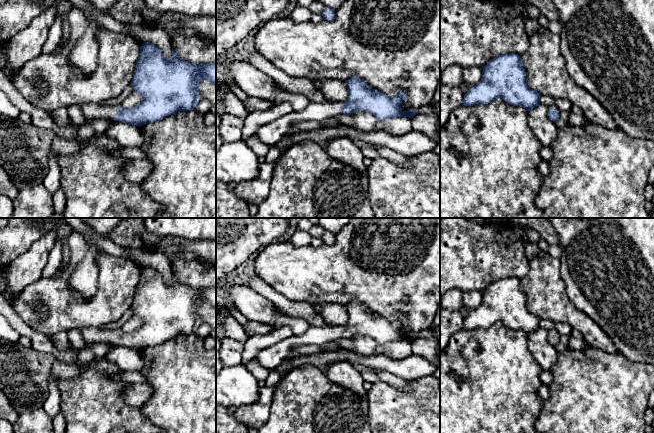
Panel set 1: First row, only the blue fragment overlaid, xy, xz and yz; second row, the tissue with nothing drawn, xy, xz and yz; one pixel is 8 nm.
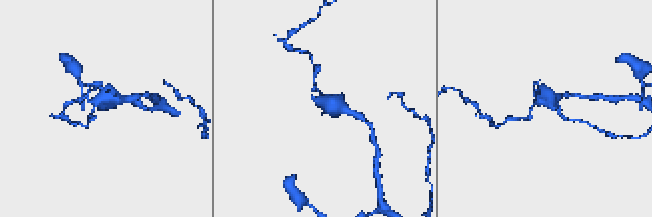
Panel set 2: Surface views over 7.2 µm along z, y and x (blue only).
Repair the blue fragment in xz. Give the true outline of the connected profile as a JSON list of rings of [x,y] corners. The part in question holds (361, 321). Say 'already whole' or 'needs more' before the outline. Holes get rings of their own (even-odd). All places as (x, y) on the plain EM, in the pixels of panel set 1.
needs more; [[[353,300],[345,305],[348,323],[341,327],[310,327],[304,334],[289,338],[262,349],[255,359],[266,369],[277,368],[297,345],[323,345],[341,338],[351,339],[354,335],[367,335],[373,338],[378,345],[390,342],[409,341],[418,338],[415,334],[402,335],[401,328],[407,322],[405,315],[400,315],[396,320],[390,321],[369,311],[363,304]]]

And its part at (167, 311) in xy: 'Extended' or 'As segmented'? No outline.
Extended

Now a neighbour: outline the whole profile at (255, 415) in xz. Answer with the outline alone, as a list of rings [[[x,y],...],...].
[[[276,386],[261,387],[258,400],[251,405],[237,408],[234,413],[235,418],[249,428],[259,429],[269,417]]]

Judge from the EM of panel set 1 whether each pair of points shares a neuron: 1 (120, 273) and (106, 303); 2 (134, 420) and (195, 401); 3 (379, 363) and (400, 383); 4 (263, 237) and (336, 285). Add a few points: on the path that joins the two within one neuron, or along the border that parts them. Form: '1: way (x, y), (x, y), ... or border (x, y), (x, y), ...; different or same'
1: way (117, 280), (116, 291), (113, 296); same
2: border (139, 408), (152, 422); different
3: border (378, 368), (405, 378), (408, 381); different
4: border (271, 242), (267, 245); different

